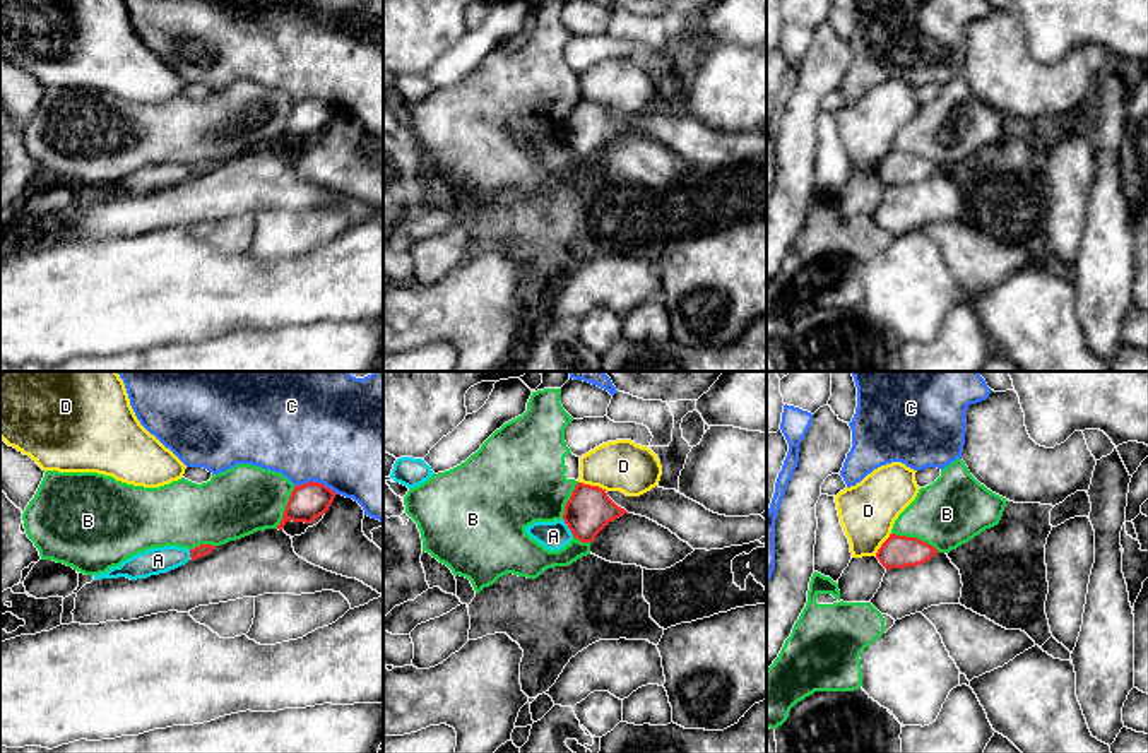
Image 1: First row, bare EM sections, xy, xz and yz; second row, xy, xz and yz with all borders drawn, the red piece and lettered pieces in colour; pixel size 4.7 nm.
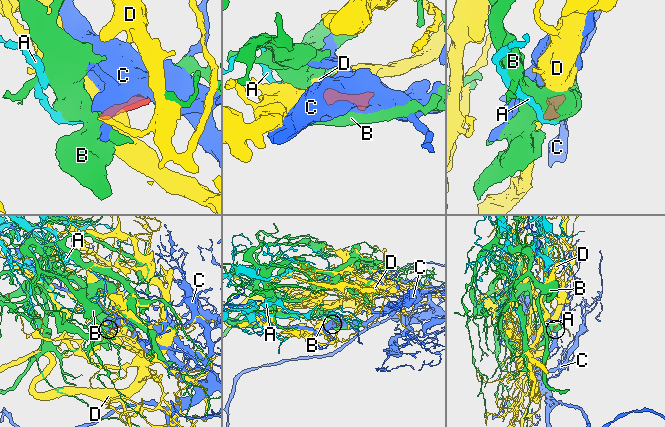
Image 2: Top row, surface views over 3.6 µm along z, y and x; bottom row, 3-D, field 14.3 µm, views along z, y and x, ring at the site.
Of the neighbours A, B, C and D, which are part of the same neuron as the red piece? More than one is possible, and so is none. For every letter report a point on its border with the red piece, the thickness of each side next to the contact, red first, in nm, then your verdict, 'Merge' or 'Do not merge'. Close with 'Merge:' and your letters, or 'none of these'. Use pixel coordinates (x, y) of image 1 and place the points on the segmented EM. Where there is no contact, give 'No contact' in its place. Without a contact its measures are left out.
A: Touches red at xz (568, 527). Thickness 220 nm (red) against 140 nm. Do not merge
B: Touches red at yz (916, 538). Thickness 160 nm (red) against 320 nm. Do not merge
C: Touches red at xy (317, 483). Thickness 170 nm (red) against 480 nm. Do not merge
D: Touches red at xz (592, 486). Thickness 220 nm (red) against 240 nm. Do not merge
Merge: none of these

